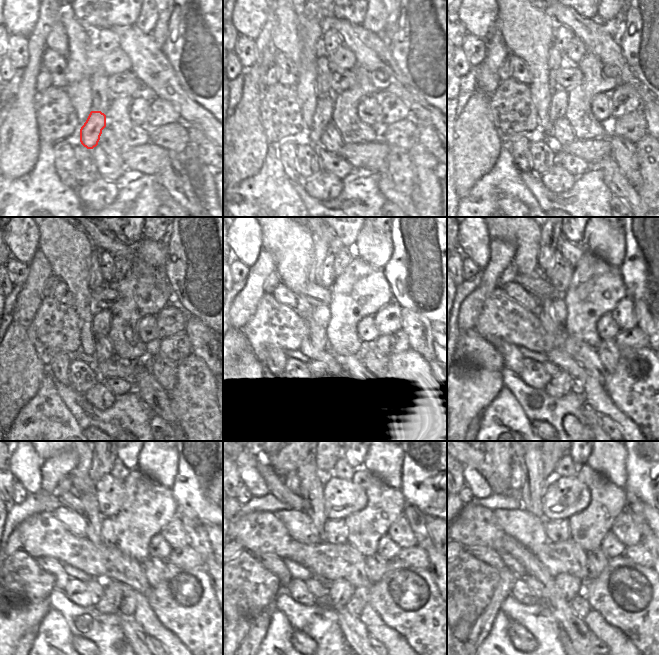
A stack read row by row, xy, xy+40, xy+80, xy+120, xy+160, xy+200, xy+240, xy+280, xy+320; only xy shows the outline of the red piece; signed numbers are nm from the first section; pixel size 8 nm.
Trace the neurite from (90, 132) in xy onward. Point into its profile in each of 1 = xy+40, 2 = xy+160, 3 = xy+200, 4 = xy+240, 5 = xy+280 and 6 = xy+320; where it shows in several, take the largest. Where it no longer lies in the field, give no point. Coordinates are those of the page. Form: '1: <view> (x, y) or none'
1: xy+40 (324, 107)
2: xy+160 (325, 318)
3: xy+200 (552, 314)
4: xy+240 (100, 530)
5: xy+280 (333, 531)
6: xy+320 (557, 530)

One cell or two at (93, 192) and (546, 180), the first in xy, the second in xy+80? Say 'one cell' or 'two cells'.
one cell

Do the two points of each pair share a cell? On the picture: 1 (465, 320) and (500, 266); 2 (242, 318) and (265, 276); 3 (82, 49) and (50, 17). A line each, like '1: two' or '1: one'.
1: one
2: one
3: two

